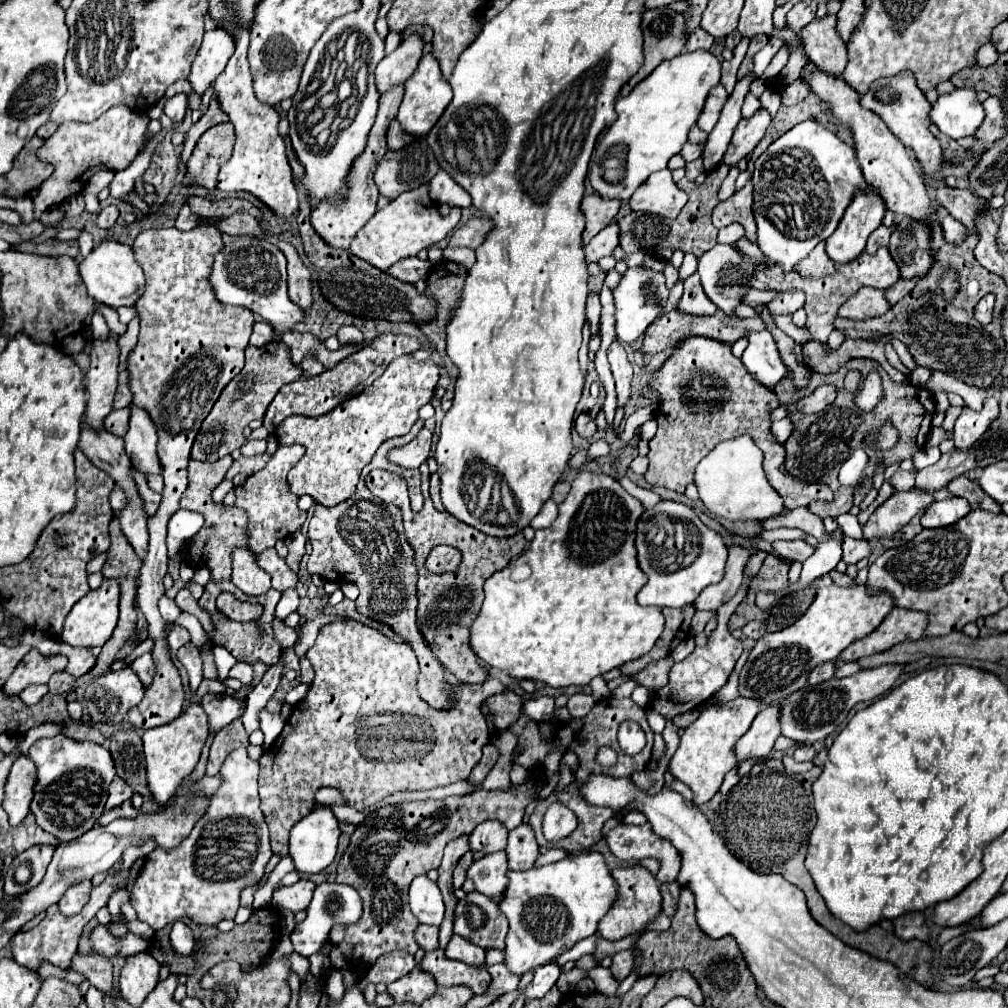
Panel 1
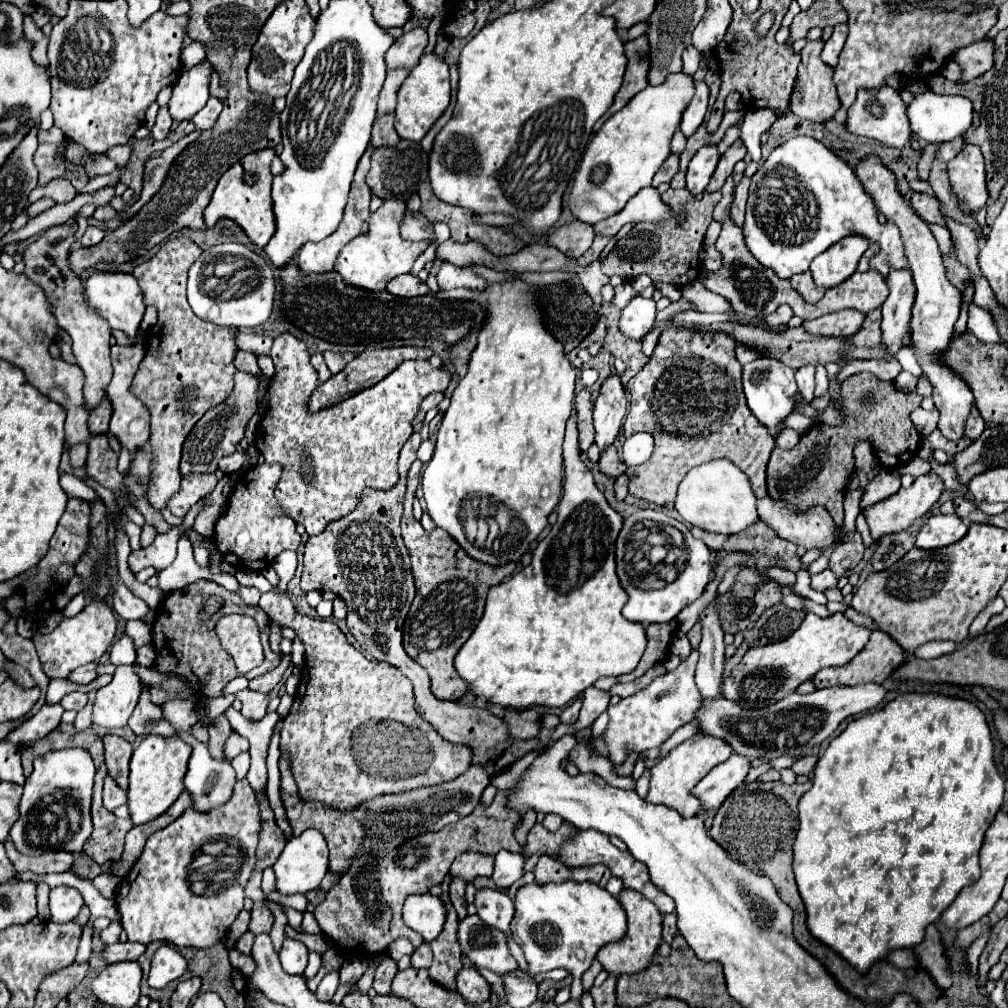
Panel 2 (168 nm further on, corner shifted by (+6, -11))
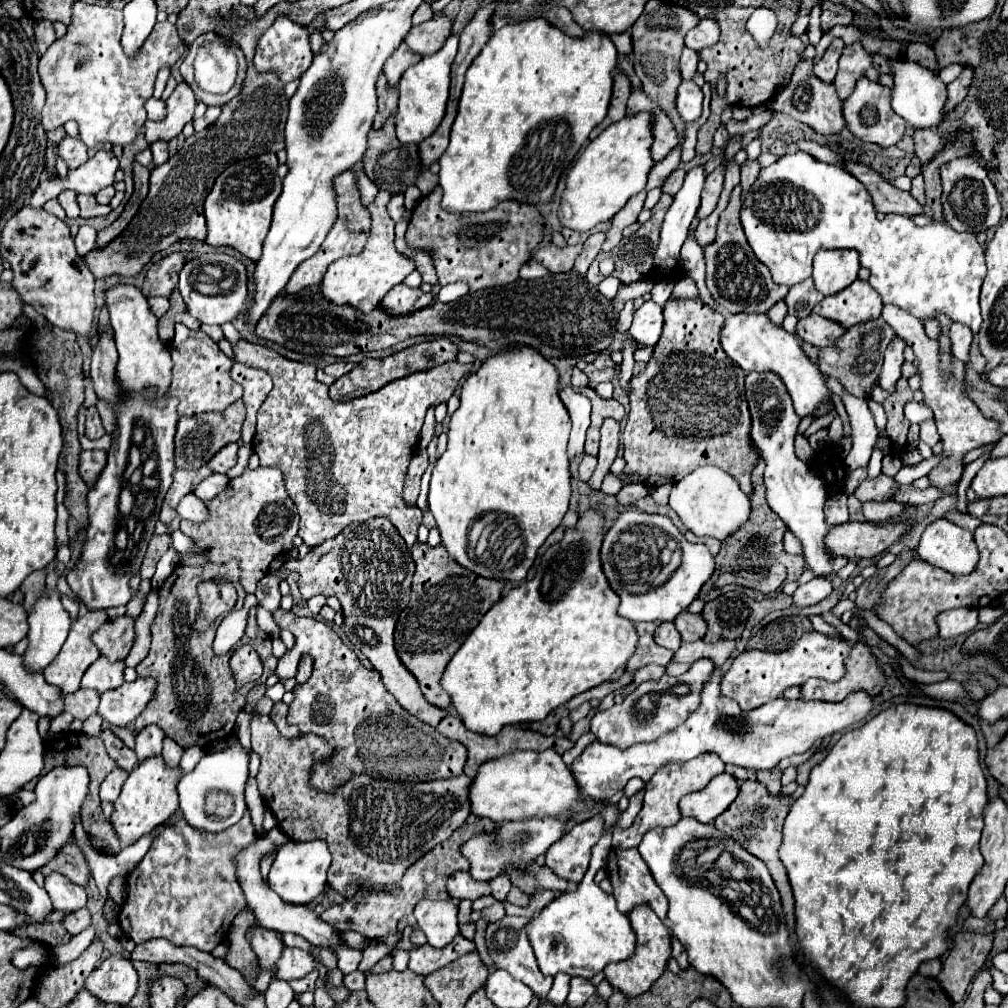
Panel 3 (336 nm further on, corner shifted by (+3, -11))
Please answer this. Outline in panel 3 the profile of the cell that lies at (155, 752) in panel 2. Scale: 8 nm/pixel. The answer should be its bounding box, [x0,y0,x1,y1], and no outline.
[109,756,181,848]

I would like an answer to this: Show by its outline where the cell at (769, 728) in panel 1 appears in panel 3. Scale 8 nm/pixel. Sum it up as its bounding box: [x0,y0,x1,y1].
[679,772,739,824]

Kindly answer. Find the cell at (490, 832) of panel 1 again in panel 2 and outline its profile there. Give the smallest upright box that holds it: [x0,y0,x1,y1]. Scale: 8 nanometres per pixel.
[450,850,494,882]

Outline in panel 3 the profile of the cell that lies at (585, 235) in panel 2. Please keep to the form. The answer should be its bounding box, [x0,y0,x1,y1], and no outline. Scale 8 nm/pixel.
[535,244,583,274]

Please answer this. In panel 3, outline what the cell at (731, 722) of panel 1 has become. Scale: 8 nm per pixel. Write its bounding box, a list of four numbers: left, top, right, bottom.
[613,754,725,848]

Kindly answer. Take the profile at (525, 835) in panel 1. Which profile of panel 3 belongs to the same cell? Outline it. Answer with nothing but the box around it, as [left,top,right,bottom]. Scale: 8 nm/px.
[489,876,511,902]

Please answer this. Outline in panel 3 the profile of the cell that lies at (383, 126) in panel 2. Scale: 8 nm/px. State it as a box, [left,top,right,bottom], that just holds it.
[373,72,397,130]

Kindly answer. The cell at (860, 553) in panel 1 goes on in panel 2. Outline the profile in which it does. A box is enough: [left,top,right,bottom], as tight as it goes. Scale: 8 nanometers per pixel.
[812,568,838,592]

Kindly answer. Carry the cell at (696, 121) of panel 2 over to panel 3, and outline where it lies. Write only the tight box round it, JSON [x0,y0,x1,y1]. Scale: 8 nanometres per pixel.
[677,80,703,122]

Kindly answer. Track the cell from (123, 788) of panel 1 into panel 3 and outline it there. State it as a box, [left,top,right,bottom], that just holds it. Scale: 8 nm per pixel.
[101,768,129,802]

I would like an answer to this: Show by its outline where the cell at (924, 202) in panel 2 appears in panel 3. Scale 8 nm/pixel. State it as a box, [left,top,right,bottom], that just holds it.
[845,160,923,216]

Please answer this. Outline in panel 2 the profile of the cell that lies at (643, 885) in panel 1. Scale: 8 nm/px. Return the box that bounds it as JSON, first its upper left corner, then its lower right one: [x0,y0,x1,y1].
[596,888,662,974]

